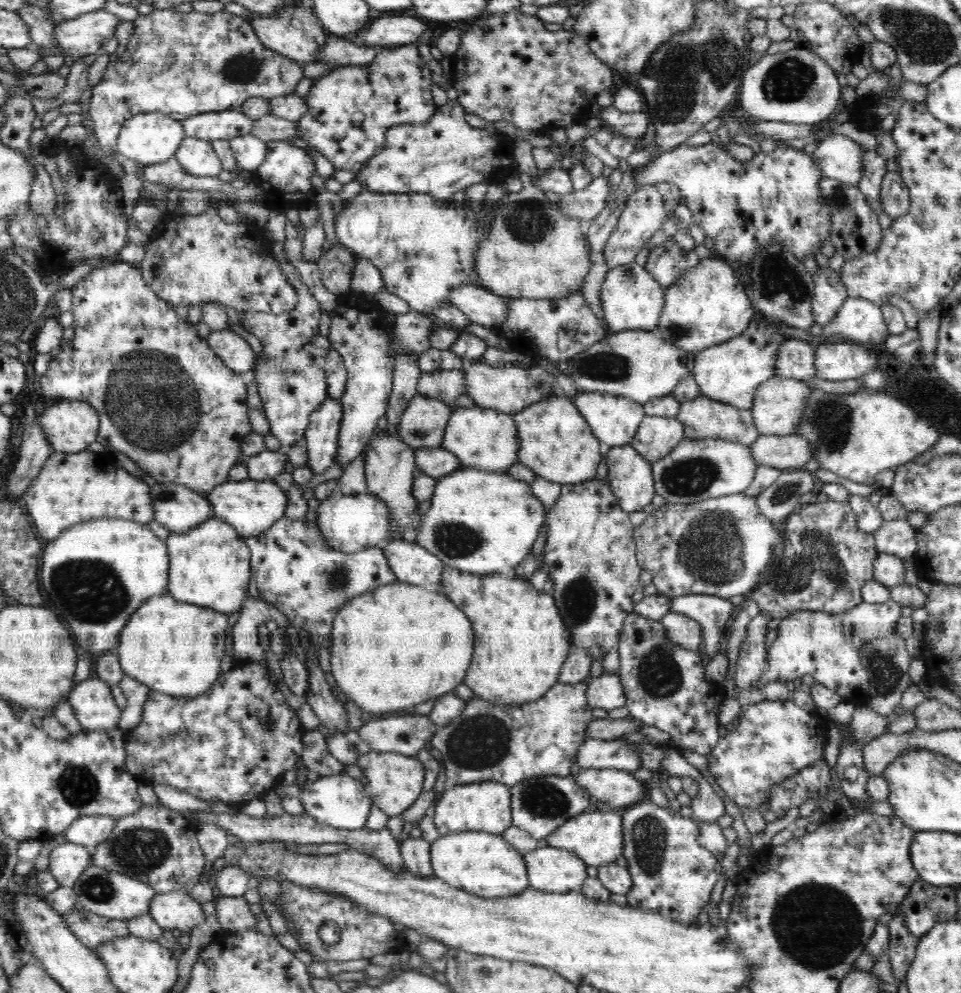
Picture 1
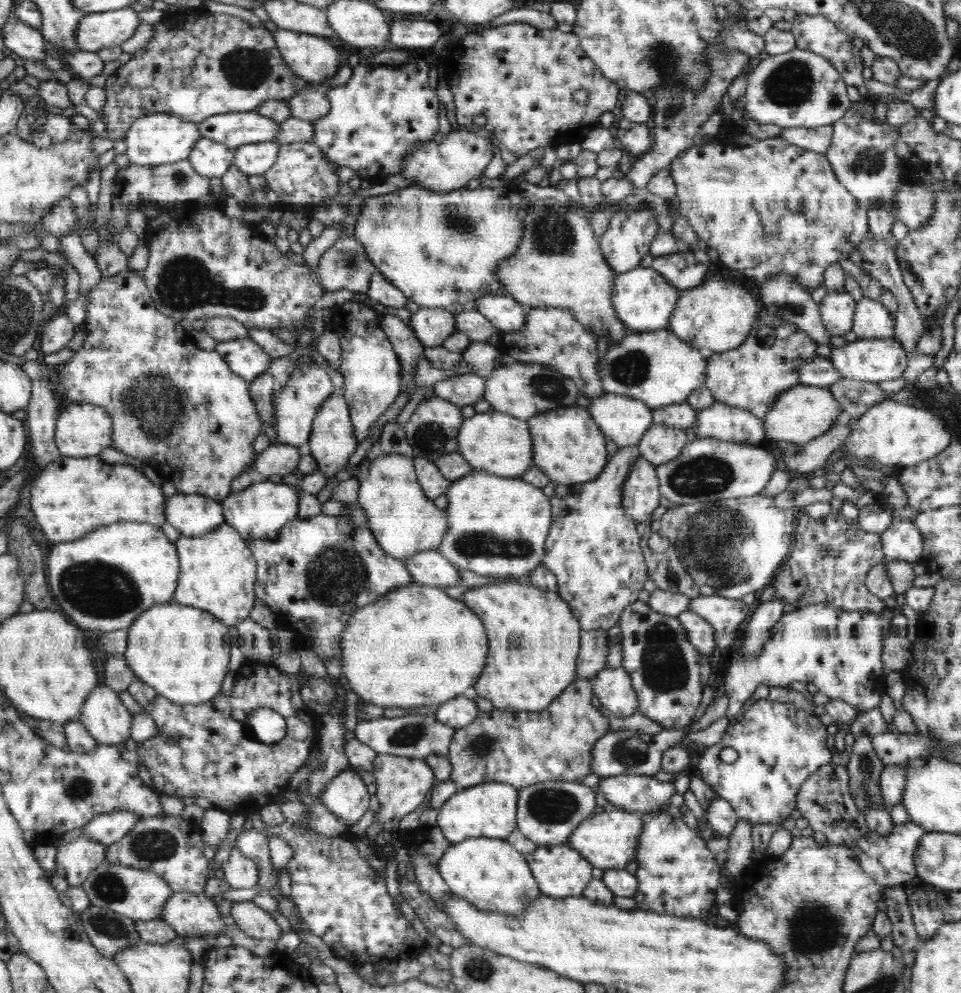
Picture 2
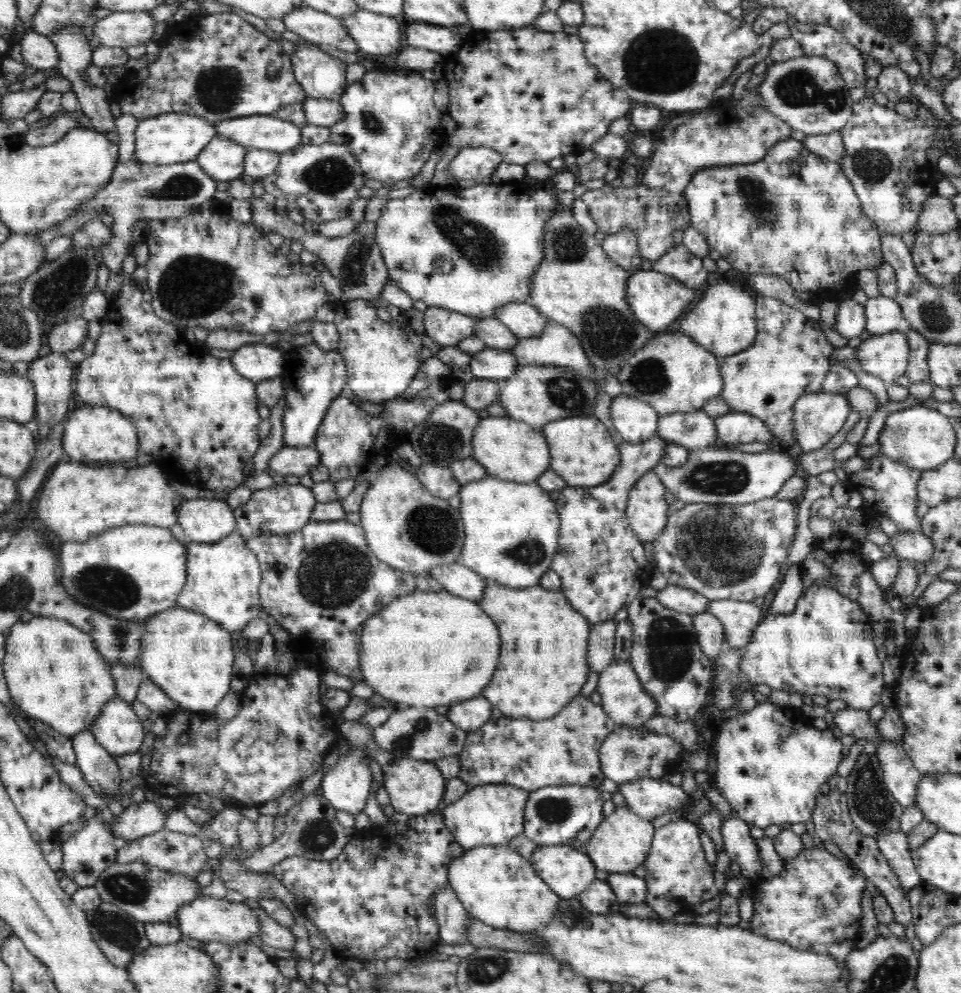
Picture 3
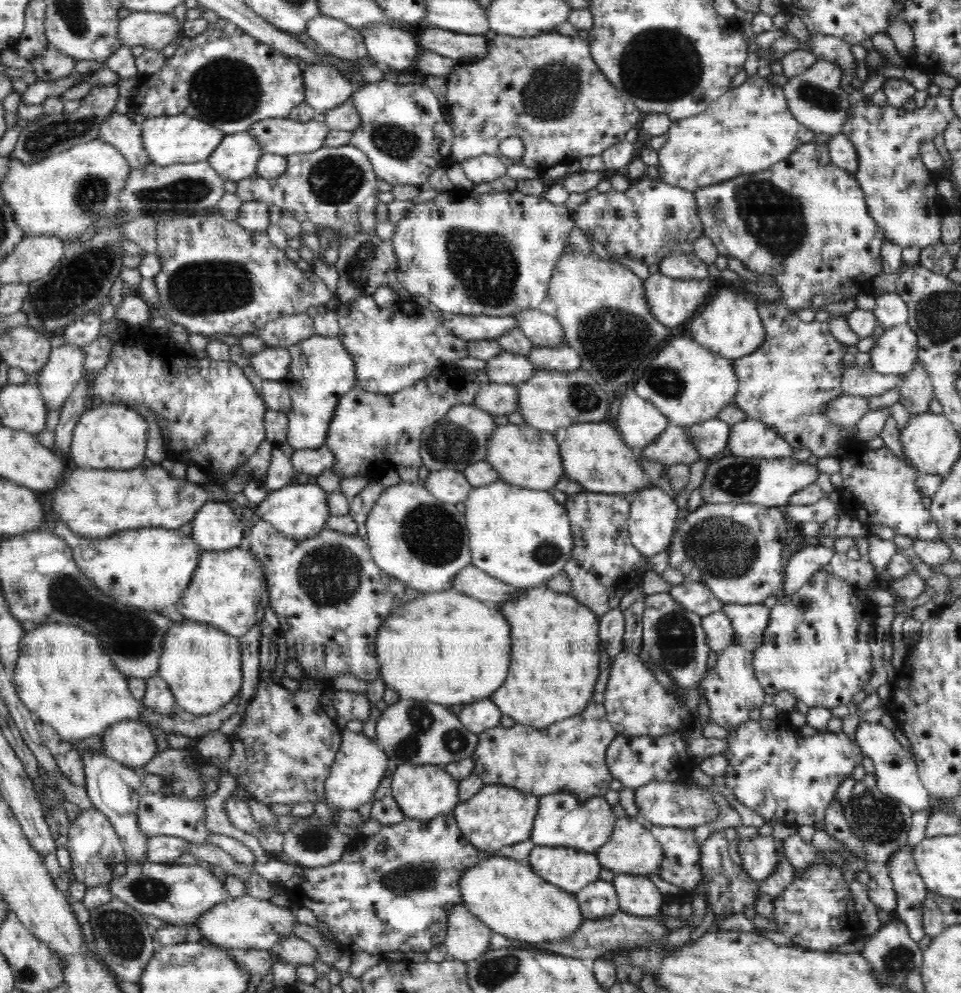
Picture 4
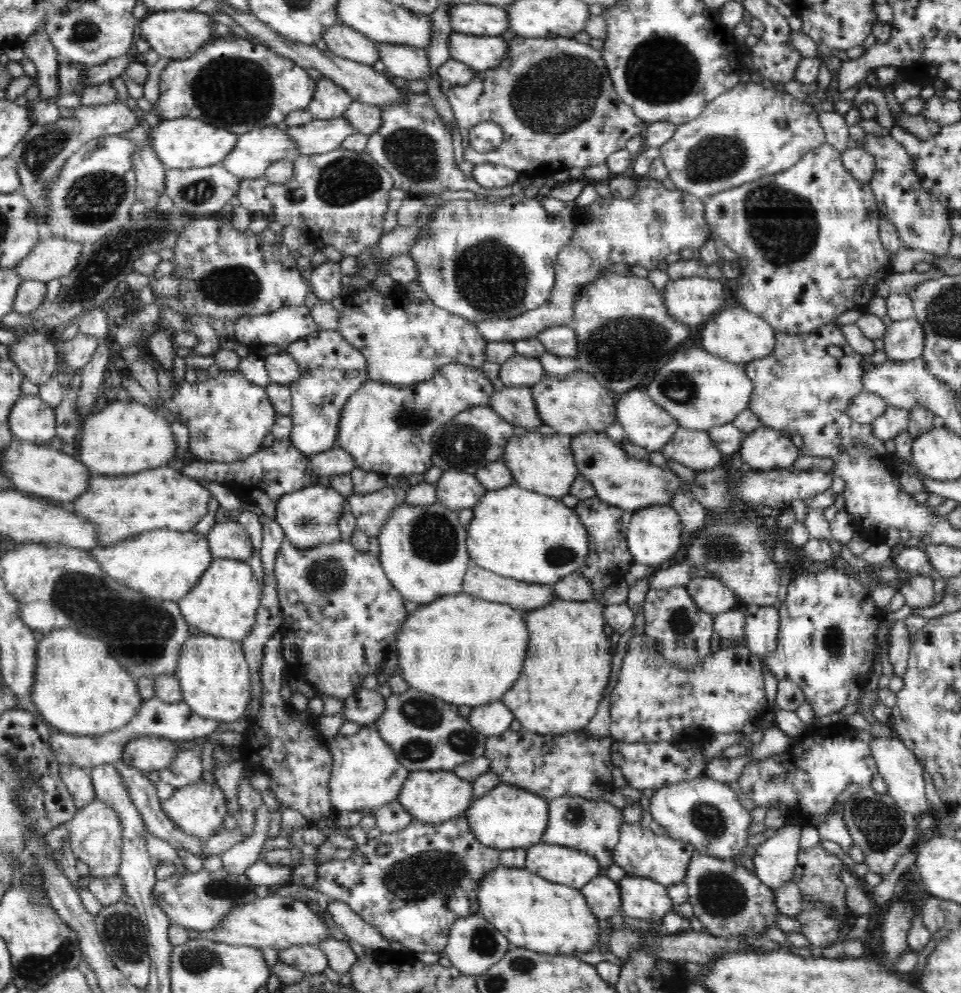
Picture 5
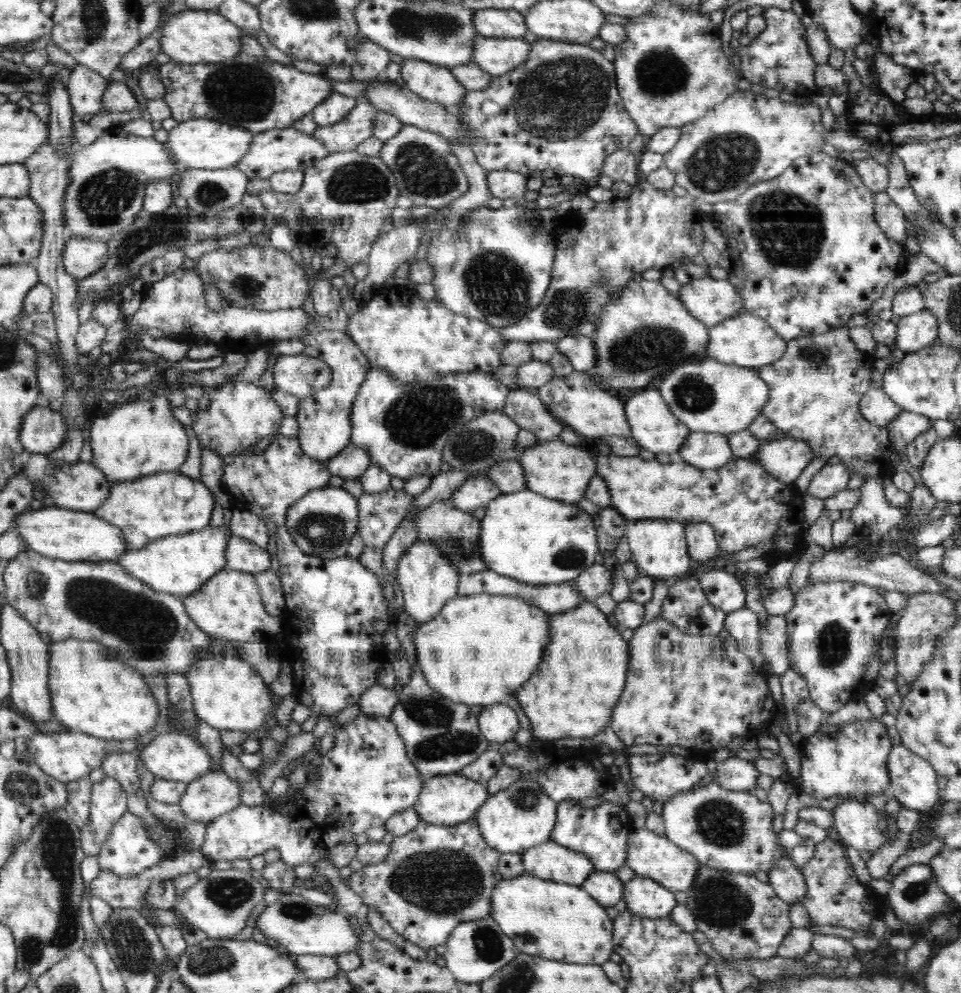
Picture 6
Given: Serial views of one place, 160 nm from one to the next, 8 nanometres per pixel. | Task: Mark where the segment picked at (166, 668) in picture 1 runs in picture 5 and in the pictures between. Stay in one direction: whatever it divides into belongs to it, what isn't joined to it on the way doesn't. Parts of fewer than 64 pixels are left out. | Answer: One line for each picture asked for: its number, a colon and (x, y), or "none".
2: (183, 652)
3: (189, 656)
4: (201, 664)
5: (214, 678)

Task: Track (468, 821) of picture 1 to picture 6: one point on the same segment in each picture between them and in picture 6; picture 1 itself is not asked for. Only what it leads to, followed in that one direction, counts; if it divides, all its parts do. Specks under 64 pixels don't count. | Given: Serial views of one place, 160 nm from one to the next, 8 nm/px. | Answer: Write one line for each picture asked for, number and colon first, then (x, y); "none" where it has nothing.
2: (489, 809)
3: (492, 814)
4: (496, 816)
5: (507, 817)
6: (522, 816)

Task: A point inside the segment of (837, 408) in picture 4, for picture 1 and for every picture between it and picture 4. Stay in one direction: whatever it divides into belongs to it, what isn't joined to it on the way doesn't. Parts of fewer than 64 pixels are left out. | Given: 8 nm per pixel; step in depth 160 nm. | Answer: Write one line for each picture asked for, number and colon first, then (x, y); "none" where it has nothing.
1: (778, 409)
2: (802, 413)
3: (818, 417)

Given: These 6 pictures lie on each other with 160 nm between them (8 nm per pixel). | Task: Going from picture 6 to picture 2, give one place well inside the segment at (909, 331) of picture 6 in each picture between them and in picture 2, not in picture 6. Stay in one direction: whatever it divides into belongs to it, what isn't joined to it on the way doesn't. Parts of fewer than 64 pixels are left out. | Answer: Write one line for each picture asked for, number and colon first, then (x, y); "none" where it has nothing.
2: (874, 359)
3: (886, 356)
4: (895, 352)
5: (904, 340)

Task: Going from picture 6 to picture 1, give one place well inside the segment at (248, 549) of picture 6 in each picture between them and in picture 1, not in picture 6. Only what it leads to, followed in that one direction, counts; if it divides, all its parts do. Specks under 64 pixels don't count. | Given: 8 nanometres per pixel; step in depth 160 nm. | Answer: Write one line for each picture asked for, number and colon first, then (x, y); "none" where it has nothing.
1: (179, 508)
2: (193, 515)
3: (204, 520)
4: (215, 527)
5: (228, 539)

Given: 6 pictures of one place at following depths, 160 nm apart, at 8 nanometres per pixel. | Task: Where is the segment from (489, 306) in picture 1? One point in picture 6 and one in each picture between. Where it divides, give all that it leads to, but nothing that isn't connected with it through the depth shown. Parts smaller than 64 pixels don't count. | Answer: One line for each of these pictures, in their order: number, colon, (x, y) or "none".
2: (507, 314)
3: (523, 319)
4: (542, 329)
5: (561, 340)
6: (580, 350)

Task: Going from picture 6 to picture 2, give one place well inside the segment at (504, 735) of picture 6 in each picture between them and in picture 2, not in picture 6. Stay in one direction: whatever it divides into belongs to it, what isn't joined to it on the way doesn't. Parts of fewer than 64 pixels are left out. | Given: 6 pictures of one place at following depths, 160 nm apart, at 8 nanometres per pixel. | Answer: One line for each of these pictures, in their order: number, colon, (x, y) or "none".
2: (457, 712)
3: (468, 715)
4: (477, 716)
5: (490, 719)

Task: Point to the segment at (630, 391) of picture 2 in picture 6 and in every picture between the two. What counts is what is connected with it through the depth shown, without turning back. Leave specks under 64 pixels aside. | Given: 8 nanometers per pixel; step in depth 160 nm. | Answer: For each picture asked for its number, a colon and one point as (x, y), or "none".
3: (673, 373)
4: (689, 384)
5: (700, 390)
6: (706, 395)

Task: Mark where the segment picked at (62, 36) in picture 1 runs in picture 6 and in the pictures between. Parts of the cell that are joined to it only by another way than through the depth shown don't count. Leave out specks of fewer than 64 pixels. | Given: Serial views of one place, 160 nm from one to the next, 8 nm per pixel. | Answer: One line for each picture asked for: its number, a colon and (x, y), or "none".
2: (99, 30)
3: (126, 29)
4: (152, 30)
5: (180, 34)
6: (193, 36)

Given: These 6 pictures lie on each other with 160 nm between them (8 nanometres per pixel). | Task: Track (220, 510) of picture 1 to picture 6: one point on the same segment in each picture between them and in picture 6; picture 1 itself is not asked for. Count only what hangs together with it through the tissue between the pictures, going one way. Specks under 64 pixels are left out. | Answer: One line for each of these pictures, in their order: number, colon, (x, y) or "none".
2: (258, 512)
3: (285, 508)
4: (299, 511)
5: (309, 517)
6: (322, 523)

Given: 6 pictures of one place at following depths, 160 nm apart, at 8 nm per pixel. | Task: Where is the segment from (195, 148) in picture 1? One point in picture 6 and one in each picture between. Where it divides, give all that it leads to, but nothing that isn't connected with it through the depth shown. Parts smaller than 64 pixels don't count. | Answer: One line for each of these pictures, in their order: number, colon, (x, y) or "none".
2: (211, 159)
3: (223, 159)
4: (235, 158)
5: (255, 150)
6: (285, 148)

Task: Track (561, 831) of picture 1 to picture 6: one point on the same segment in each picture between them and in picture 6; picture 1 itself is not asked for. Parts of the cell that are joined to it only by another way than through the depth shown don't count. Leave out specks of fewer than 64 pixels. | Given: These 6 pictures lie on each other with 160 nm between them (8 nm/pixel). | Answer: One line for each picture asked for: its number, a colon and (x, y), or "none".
2: (608, 840)
3: (622, 841)
4: (632, 849)
5: (640, 851)
6: (654, 856)

